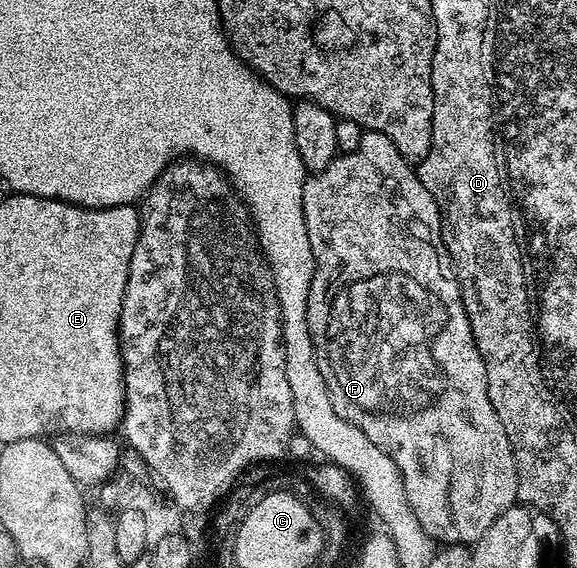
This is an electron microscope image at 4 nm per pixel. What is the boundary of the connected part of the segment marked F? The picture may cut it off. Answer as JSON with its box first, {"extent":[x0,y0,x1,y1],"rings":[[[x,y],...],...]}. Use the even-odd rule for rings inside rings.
{"extent":[302,131,518,546],"rings":[[[364,131],[359,134],[360,142],[349,153],[341,152],[321,173],[311,174],[305,180],[302,191],[302,211],[306,223],[306,235],[310,235],[310,247],[314,251],[314,279],[310,283],[310,299],[306,319],[310,327],[310,339],[314,343],[314,355],[318,359],[318,371],[322,371],[322,379],[326,379],[326,387],[330,391],[330,403],[334,403],[334,411],[342,415],[354,427],[358,427],[370,439],[370,443],[378,443],[394,463],[398,463],[398,471],[402,471],[402,479],[406,487],[406,499],[410,499],[410,507],[414,515],[418,515],[418,523],[422,523],[422,531],[430,535],[432,540],[441,546],[464,545],[475,546],[477,541],[490,531],[490,525],[498,515],[502,515],[511,505],[517,504],[518,475],[514,451],[510,447],[510,439],[504,430],[504,424],[498,419],[498,411],[494,411],[494,403],[488,398],[488,380],[486,367],[482,363],[482,355],[472,338],[470,319],[466,315],[466,307],[460,298],[460,282],[456,279],[456,271],[452,264],[452,256],[444,243],[442,228],[442,211],[438,203],[422,187],[419,172],[413,162],[408,161],[386,139],[386,135]]]}

